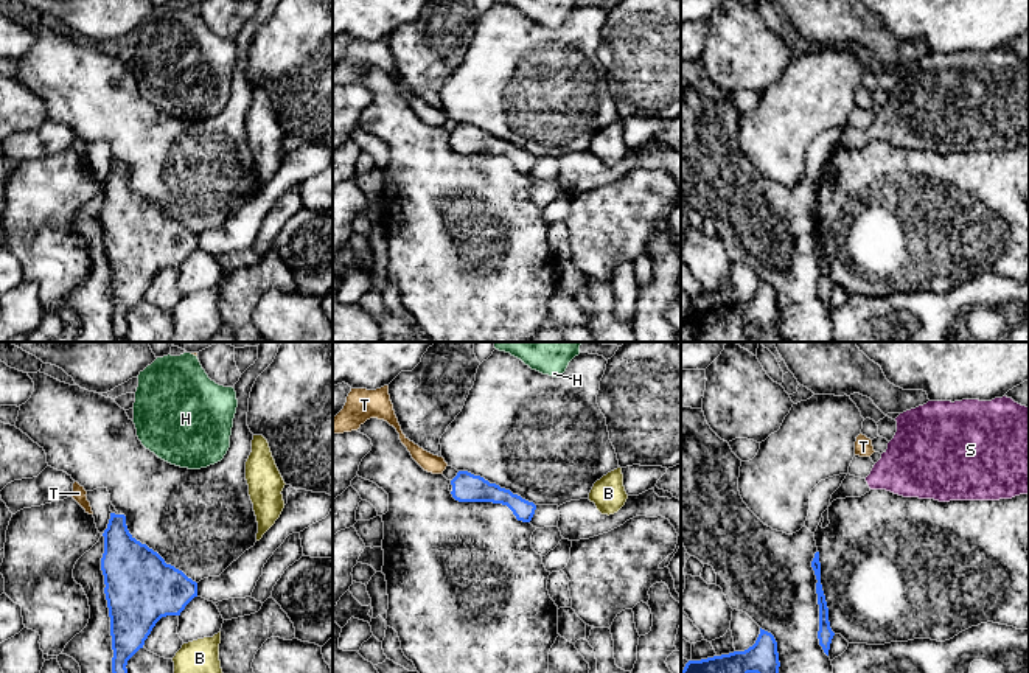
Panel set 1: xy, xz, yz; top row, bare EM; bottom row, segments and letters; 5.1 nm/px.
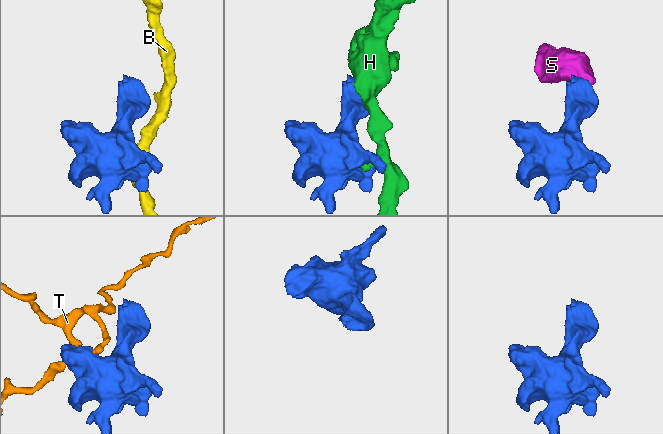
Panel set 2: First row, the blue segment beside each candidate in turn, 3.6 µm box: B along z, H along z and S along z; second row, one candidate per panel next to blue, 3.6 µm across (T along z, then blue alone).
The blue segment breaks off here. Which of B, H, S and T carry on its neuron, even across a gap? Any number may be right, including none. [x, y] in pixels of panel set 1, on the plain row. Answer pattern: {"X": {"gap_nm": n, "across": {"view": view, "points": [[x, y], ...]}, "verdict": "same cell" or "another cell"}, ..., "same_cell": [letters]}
{"B": {"gap_nm": 150, "across": {"view": "xy", "points": [[179, 266], [188, 294]]}, "verdict": "another cell"}, "H": {"gap_nm": 340, "across": {"view": "xy", "points": [[123, 167], [159, 109]]}, "verdict": "another cell"}, "S": {"gap_nm": 420, "across": {"view": "yz", "points": [[818, 204], [871, 140]]}, "verdict": "same cell"}, "T": {"gap_nm": 60, "across": {"view": "xz", "points": [[451, 132], [442, 125]]}, "verdict": "another cell"}, "same_cell": ["S"]}

